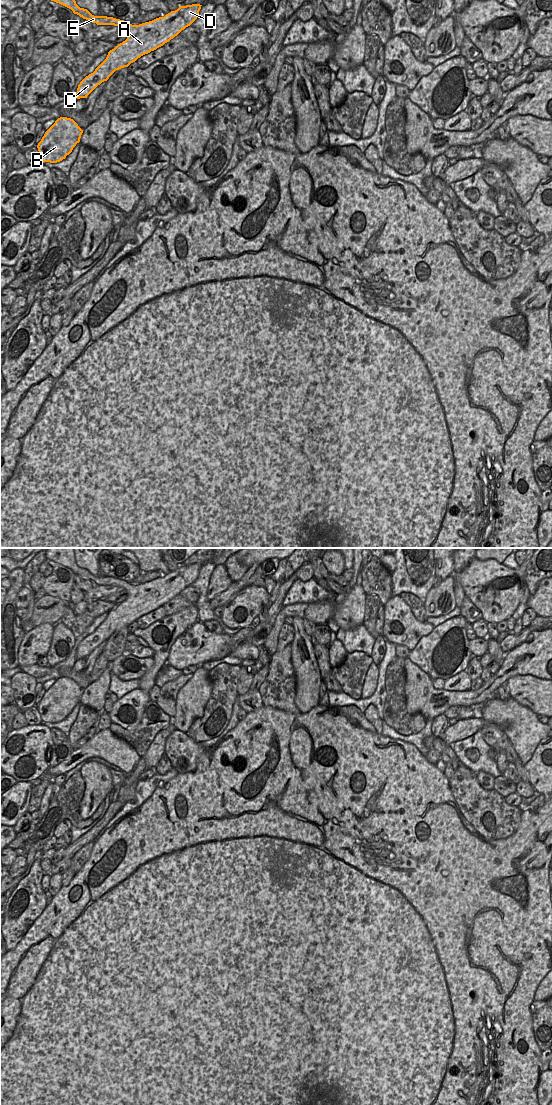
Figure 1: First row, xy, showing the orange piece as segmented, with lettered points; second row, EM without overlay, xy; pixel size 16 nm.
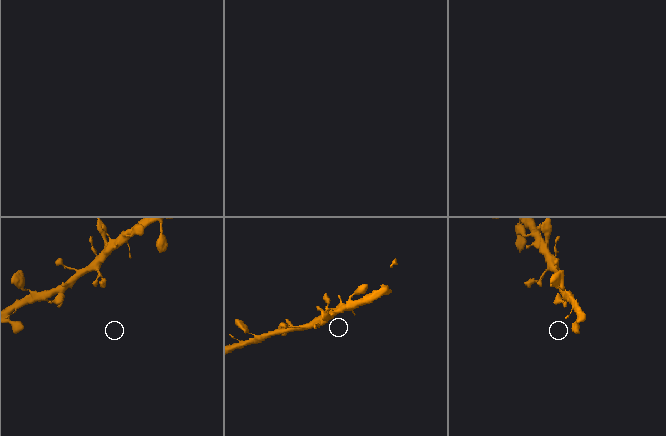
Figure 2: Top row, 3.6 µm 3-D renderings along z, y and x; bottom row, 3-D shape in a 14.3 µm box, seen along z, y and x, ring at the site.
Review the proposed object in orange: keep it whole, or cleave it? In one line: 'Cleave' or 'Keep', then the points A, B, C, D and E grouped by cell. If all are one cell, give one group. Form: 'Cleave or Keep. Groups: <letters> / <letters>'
Keep. Groups: A B C D E.

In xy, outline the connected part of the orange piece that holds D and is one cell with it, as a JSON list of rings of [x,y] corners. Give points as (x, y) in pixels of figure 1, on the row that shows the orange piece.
[[[51,0],[59,3],[73,11],[74,14],[79,15],[83,19],[90,20],[97,25],[114,25],[124,28],[128,37],[125,41],[118,44],[114,49],[108,52],[106,59],[95,69],[95,71],[86,76],[78,85],[76,96],[77,99],[87,98],[87,96],[102,82],[107,81],[109,77],[116,71],[124,67],[128,67],[131,63],[135,62],[141,56],[156,50],[169,42],[177,36],[182,30],[190,26],[198,17],[201,9],[200,4],[192,4],[186,6],[179,6],[175,11],[171,11],[164,17],[156,18],[152,21],[145,22],[139,25],[132,25],[124,20],[116,19],[107,16],[94,16],[87,9],[80,8],[75,0]]]

